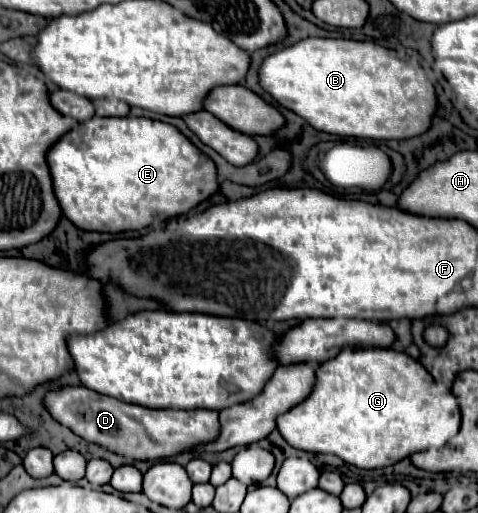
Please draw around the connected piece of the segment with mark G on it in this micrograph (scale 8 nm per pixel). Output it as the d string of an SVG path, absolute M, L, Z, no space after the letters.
M342 349L334 359L316 369L316 383L310 395L276 419L284 441L308 453L332 453L358 469L378 469L398 463L400 459L428 449L442 447L460 429L460 411L454 395L442 385L432 385L432 375L416 359L394 349Z

